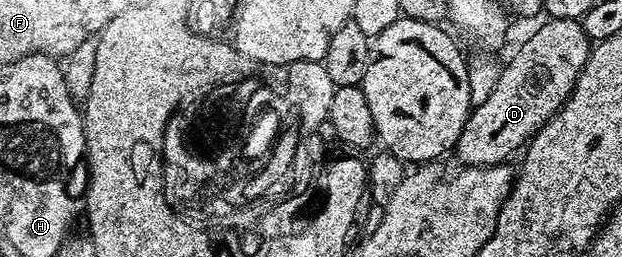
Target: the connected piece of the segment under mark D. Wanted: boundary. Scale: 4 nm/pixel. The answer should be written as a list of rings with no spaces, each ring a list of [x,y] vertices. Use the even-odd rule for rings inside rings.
[[[550,18],[544,21],[544,24],[512,54],[511,61],[500,67],[497,84],[493,87],[489,98],[484,103],[472,107],[469,118],[461,130],[461,138],[453,149],[454,155],[459,155],[460,165],[485,168],[488,164],[510,161],[512,159],[510,156],[515,151],[518,153],[532,136],[536,136],[558,114],[563,103],[571,97],[571,91],[589,58],[593,42],[585,34],[580,21]]]

